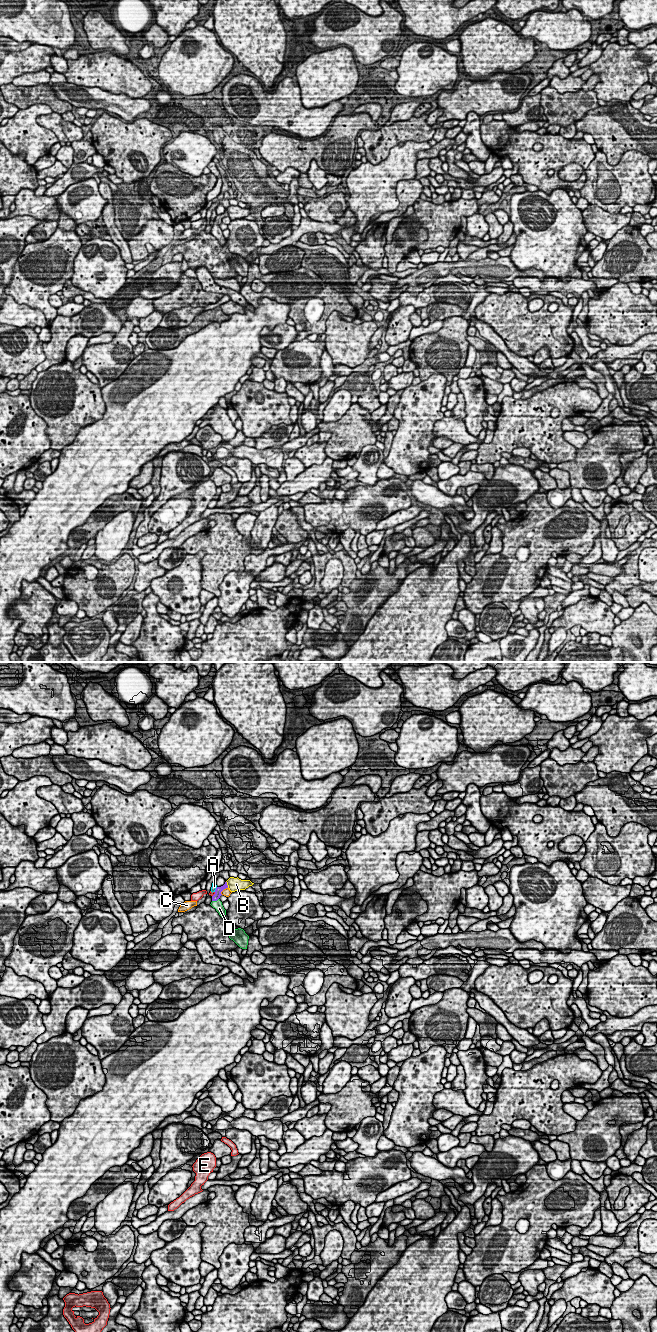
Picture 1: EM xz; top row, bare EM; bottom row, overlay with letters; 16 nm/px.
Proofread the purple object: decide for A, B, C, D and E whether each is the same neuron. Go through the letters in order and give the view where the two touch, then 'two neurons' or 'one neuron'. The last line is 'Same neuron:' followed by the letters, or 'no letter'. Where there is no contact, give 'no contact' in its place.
A: meets purple in xz; two neurons
B: meets purple in xz; two neurons
C: meets purple in xz; two neurons
D: meets purple in xz; one neuron
E: meets purple in xz; two neurons
Same neuron: D

